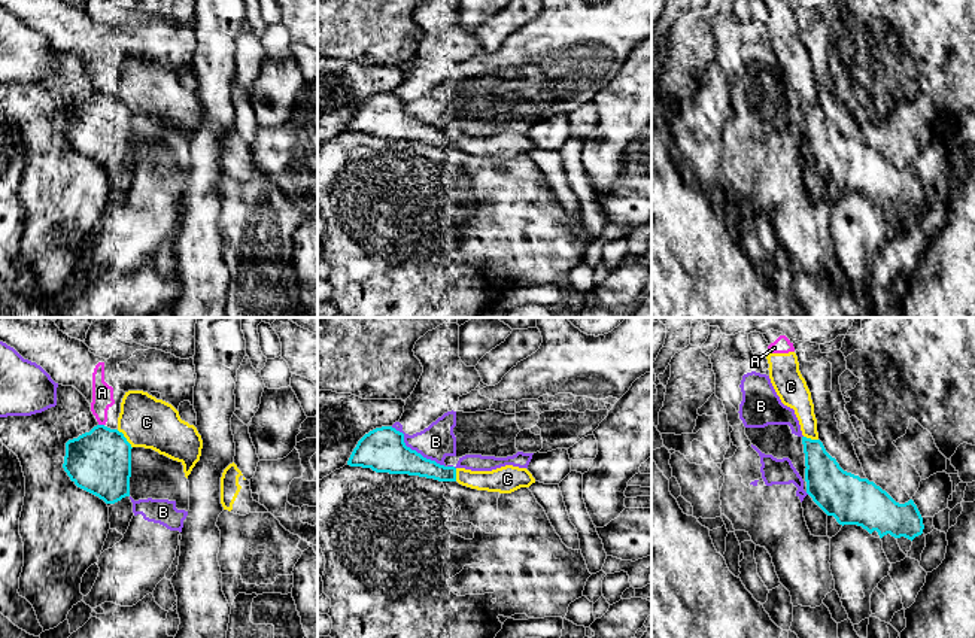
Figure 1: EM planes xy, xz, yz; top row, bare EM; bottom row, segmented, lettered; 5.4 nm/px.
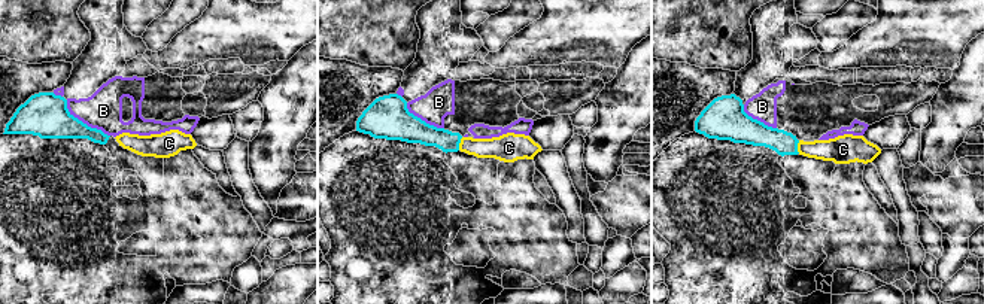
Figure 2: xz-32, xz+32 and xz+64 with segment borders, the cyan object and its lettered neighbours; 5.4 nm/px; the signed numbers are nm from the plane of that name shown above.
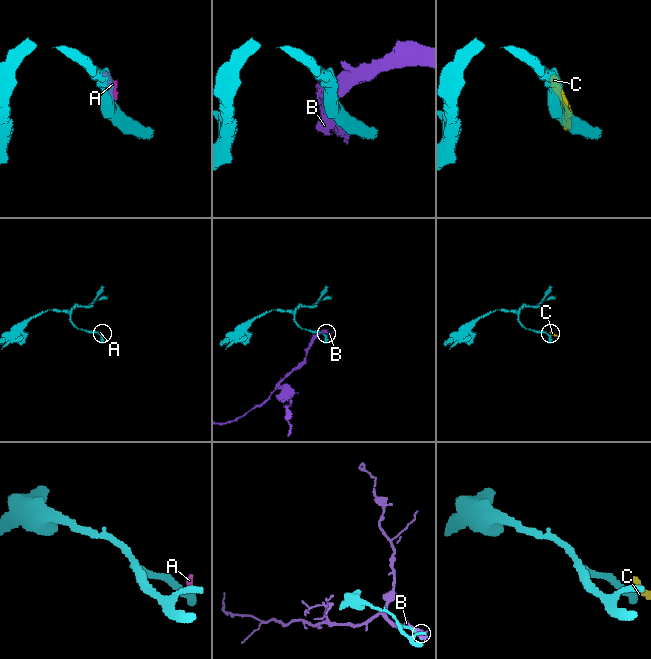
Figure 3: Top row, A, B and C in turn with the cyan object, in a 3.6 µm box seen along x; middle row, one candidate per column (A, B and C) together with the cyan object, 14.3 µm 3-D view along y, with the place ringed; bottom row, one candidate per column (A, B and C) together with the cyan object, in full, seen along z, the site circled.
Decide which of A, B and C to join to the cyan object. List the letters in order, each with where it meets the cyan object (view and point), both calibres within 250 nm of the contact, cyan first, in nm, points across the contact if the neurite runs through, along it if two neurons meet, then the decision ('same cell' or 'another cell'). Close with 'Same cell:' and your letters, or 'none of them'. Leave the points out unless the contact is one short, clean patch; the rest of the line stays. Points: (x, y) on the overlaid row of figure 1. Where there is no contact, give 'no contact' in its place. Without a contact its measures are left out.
A: contact xy (102, 425); calibres 340 and 110 nm; another cell
B: contact xz (415, 450); calibres 240 and 190 nm; another cell
C: contact xy (125, 438); calibres 340 and 280 nm; another cell
Same cell: none of them

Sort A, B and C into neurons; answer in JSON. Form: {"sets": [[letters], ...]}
{"sets": [["A", "C"], ["B"]]}

